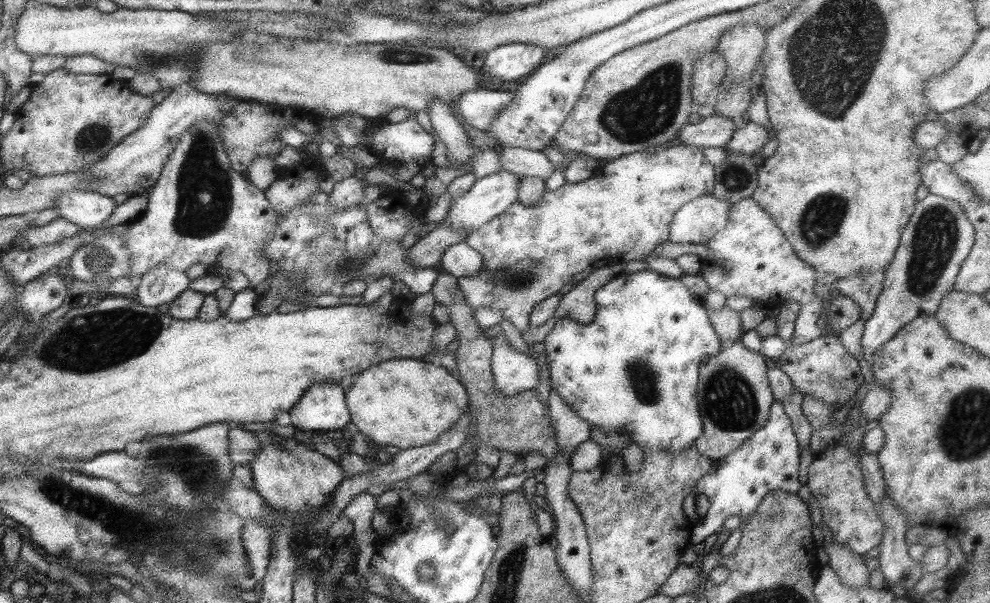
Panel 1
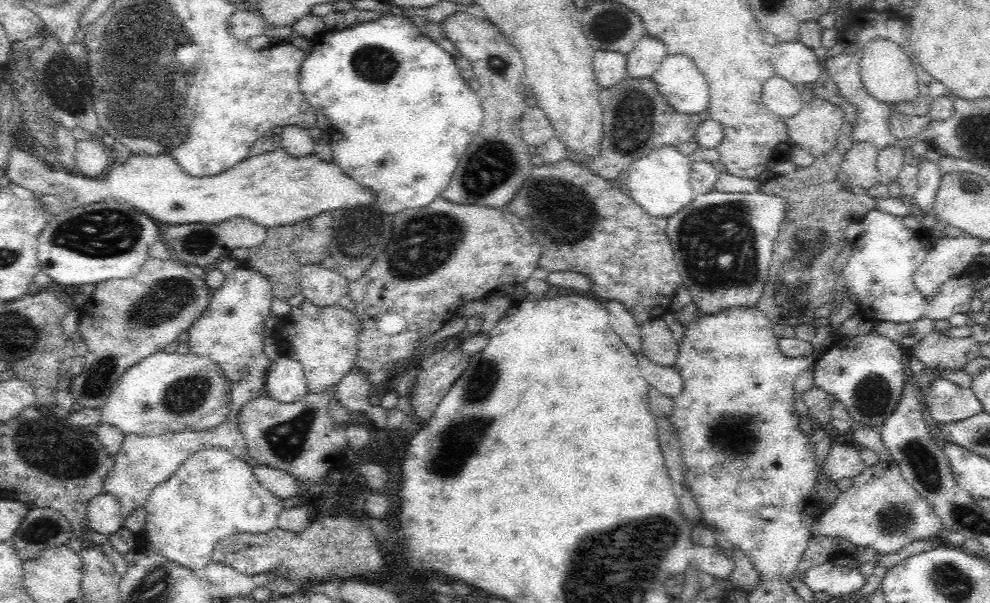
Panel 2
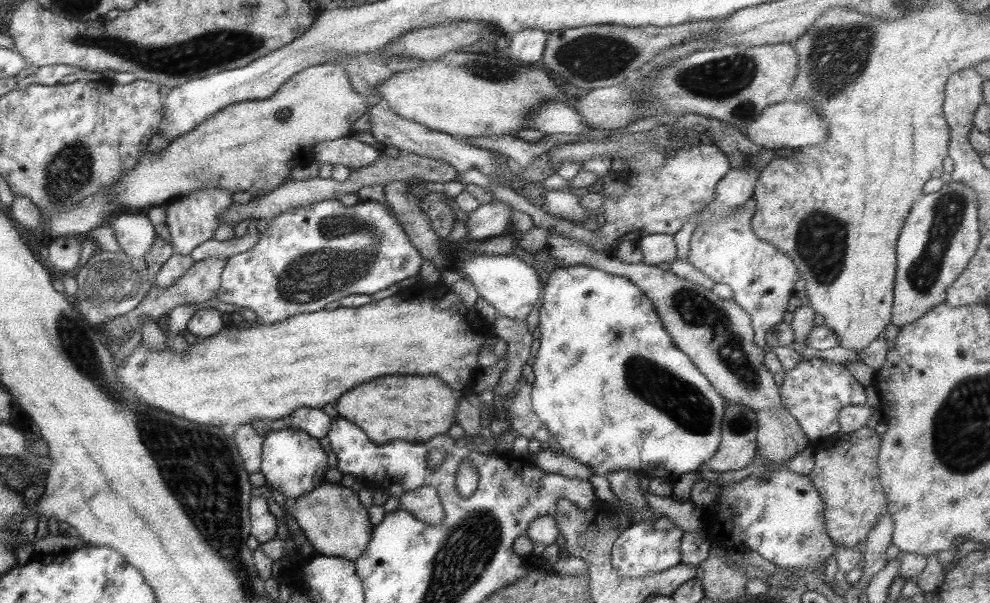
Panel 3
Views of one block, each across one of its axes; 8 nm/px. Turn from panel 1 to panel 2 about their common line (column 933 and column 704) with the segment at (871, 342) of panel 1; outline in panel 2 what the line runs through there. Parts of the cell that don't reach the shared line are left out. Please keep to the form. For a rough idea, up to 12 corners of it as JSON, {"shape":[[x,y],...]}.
{"shape":[[695,195],[666,234],[704,315],[754,308],[785,198]]}

